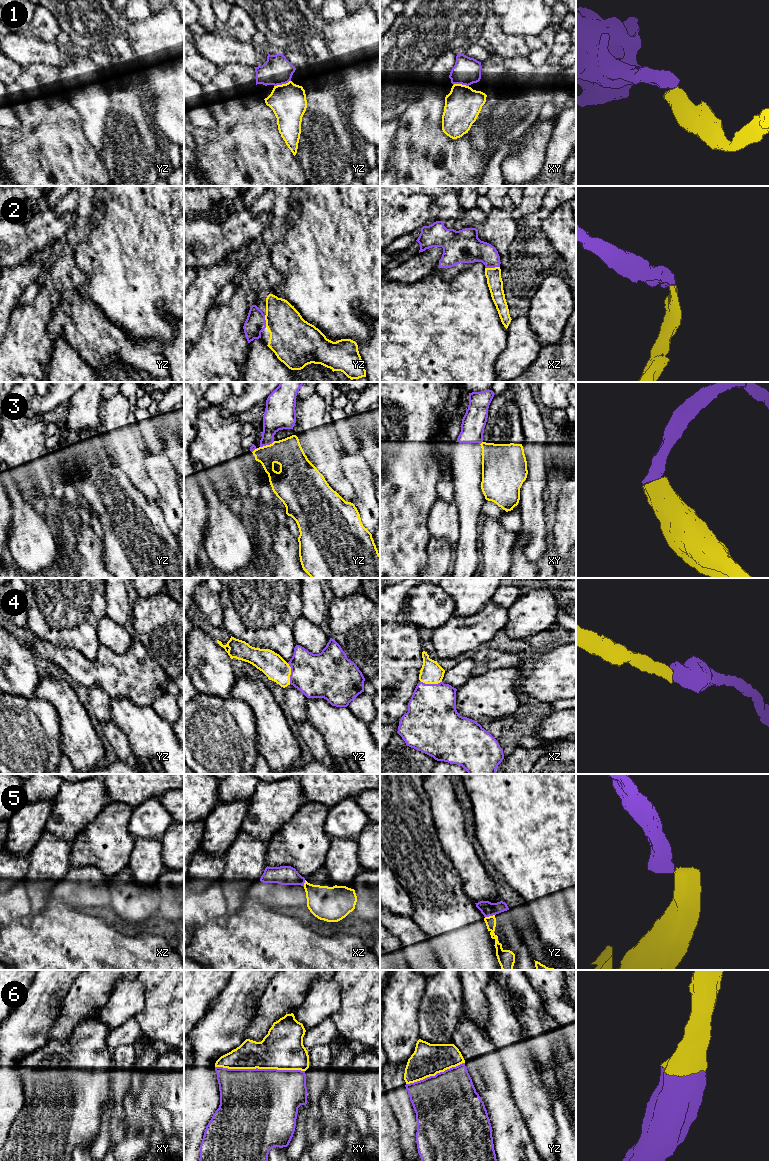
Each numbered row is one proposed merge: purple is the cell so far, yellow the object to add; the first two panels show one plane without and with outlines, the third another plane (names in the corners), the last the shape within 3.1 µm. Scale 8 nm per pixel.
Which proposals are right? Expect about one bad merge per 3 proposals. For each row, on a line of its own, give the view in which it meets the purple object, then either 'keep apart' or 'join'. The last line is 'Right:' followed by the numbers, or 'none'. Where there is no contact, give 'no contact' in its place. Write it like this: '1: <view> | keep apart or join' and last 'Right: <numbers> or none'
1: yz | join
2: xz | join
3: yz | keep apart
4: xz | join
5: yz | keep apart
6: xy | join
Right: 1, 2, 4, 6

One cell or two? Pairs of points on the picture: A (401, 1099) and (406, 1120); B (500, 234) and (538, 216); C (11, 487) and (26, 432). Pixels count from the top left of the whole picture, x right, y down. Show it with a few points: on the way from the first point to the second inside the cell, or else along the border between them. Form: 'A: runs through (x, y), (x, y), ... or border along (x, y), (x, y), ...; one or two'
A: runs through (401, 1104), (405, 1115); one
B: border along (516, 222), (518, 235), (523, 238), (540, 229); two
C: border along (10, 473), (26, 500); two

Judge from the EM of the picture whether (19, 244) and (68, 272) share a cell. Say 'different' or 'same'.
different

